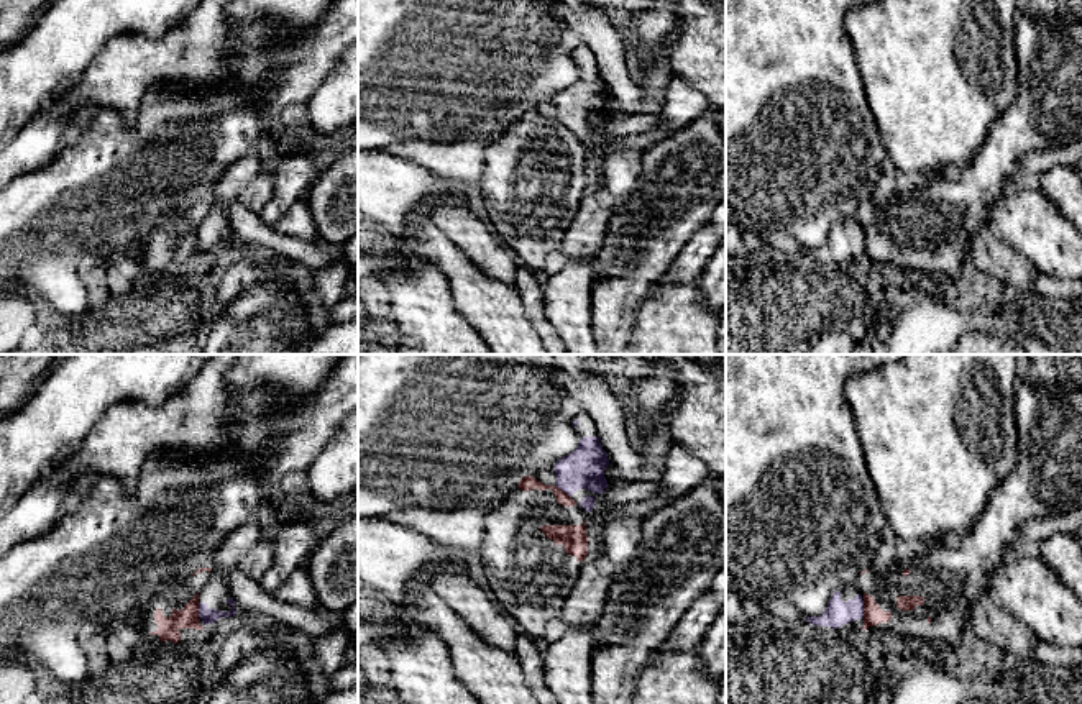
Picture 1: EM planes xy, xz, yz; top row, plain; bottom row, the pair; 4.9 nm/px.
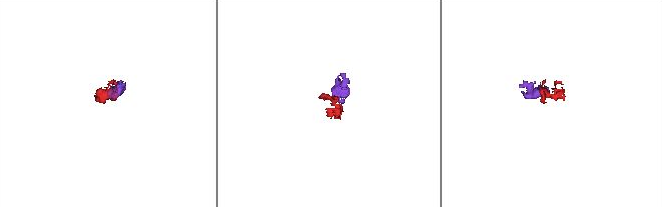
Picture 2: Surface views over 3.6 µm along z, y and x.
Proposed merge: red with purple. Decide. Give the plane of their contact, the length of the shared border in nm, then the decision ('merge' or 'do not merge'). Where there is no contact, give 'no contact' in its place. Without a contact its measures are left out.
yz | 80 nm | do not merge

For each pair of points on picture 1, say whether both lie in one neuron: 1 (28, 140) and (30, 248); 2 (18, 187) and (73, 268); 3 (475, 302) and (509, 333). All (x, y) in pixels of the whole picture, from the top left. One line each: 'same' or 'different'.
1: different
2: same
3: same

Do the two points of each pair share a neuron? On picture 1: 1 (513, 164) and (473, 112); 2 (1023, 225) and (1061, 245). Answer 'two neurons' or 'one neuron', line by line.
1: two neurons
2: one neuron

